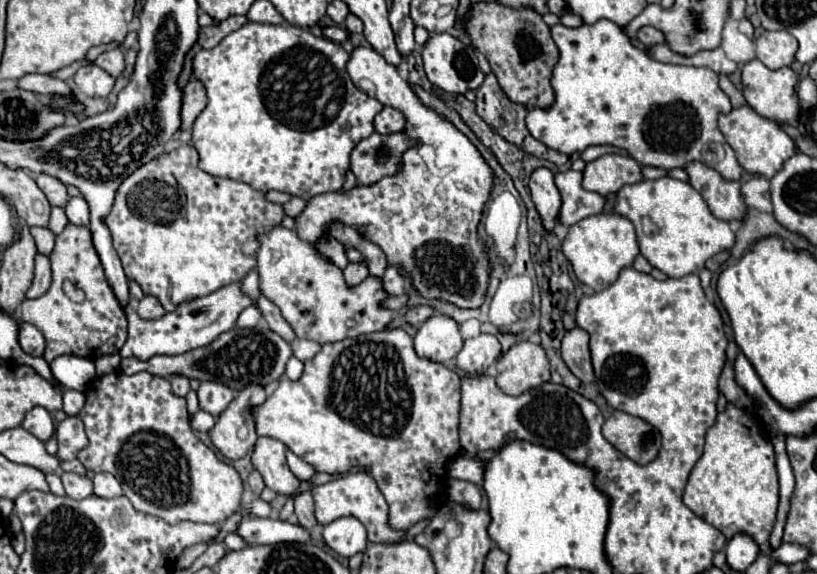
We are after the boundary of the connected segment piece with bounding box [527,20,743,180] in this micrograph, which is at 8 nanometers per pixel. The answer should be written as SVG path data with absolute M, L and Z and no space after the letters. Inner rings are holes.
M607 20L581 24L579 28L557 24L551 28L551 36L561 52L561 58L555 66L555 78L551 78L555 104L549 110L531 108L527 114L529 132L547 148L563 154L573 154L585 150L587 146L613 144L629 150L629 154L643 166L671 170L685 168L689 162L699 160L705 166L717 170L727 180L741 178L743 168L739 166L735 152L717 128L717 116L727 114L733 106L727 94L719 88L719 76L711 68L677 66L651 60L643 50L629 42L621 26L615 26Z

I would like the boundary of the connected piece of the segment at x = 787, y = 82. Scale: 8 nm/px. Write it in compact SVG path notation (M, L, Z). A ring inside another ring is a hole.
M753 58L743 66L741 82L743 82L743 94L745 94L747 104L759 116L765 116L765 118L775 120L775 122L787 122L791 126L797 126L797 112L799 112L797 84L799 84L799 78L789 66L779 68L779 70L769 70L763 62Z

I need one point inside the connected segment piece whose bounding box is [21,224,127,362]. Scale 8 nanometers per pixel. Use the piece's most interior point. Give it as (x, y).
(79, 314)

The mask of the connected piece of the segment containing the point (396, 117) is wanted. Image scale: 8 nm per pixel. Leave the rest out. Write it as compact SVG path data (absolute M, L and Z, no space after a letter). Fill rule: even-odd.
M385 106L377 116L375 116L375 132L379 134L393 134L393 132L403 132L405 130L405 118L399 110Z

